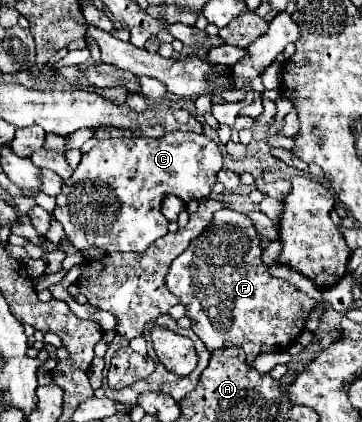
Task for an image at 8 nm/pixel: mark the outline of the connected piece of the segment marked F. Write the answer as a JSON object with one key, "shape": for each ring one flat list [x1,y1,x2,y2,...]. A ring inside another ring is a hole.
{"shape":[[221,209,215,213,215,221,173,261,173,267,167,273,167,287,181,299,181,305,185,305,191,329,207,349,241,347,247,353,247,365,253,365,259,355,285,351,297,341,305,329,309,311,315,307,315,299,309,299,293,285,269,275,267,267,261,263,261,241,249,235,249,227,251,221,247,221,247,215,243,213,233,209]]}

